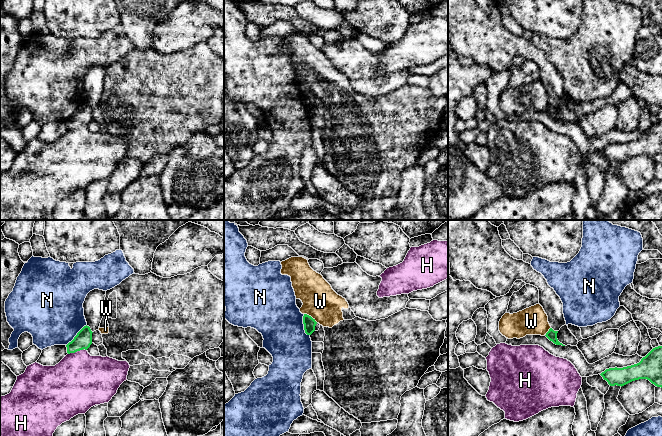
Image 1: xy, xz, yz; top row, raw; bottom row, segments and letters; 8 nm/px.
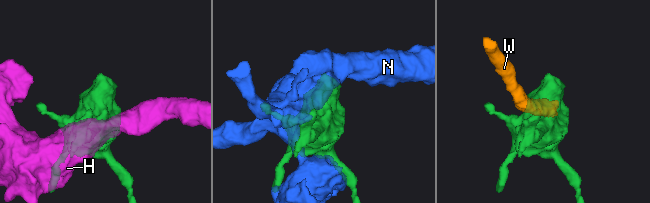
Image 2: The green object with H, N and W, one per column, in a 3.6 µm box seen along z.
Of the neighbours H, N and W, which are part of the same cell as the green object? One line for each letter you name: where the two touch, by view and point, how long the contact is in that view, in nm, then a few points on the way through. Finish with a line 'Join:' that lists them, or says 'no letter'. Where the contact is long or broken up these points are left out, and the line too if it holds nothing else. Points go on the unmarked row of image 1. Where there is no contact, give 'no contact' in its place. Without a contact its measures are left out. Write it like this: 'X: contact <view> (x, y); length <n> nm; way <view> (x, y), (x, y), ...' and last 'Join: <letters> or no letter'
Join: no letter

